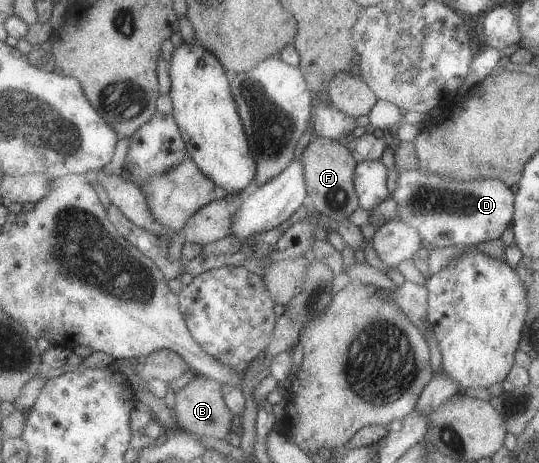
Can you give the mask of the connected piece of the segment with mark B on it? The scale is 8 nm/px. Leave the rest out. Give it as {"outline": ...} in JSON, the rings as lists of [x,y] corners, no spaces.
{"outline":[[[194,375],[188,384],[176,392],[176,403],[173,409],[179,424],[179,430],[188,431],[198,438],[203,436],[224,440],[230,432],[230,410],[223,401],[223,393],[219,382],[202,375]]]}

